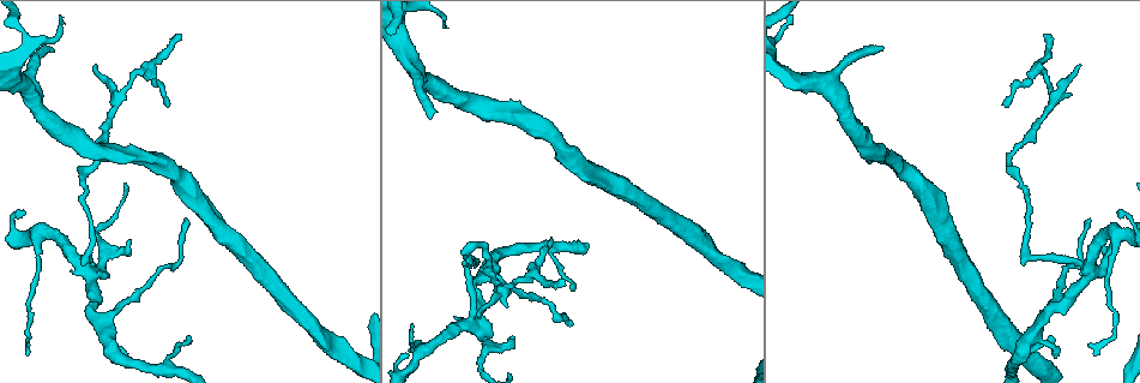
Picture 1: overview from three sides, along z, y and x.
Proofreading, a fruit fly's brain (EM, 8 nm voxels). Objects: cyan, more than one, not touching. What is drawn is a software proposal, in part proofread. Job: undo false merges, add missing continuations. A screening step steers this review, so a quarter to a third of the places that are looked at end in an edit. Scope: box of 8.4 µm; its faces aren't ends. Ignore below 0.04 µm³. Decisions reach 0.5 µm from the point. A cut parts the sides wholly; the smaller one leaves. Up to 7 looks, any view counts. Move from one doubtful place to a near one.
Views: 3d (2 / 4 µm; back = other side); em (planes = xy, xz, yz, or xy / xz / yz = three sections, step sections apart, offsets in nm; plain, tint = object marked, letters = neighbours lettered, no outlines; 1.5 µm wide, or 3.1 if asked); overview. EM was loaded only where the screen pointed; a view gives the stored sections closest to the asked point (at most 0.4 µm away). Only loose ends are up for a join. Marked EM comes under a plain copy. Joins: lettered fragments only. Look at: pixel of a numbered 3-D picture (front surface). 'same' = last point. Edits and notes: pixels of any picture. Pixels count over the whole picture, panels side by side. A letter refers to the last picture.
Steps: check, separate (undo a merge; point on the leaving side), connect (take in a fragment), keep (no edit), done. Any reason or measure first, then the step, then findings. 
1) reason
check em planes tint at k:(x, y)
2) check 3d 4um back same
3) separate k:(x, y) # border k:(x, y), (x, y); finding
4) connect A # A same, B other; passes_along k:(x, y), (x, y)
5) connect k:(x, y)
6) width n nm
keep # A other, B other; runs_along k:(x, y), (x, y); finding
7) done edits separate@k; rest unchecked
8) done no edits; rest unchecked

thin end
check em xz step 8 tint at 1:(1004, 104)

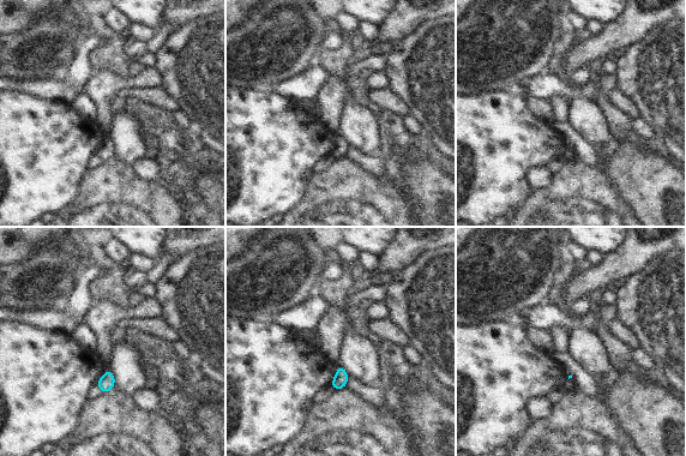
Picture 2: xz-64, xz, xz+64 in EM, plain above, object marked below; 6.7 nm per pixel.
another direction
check em planes letters same

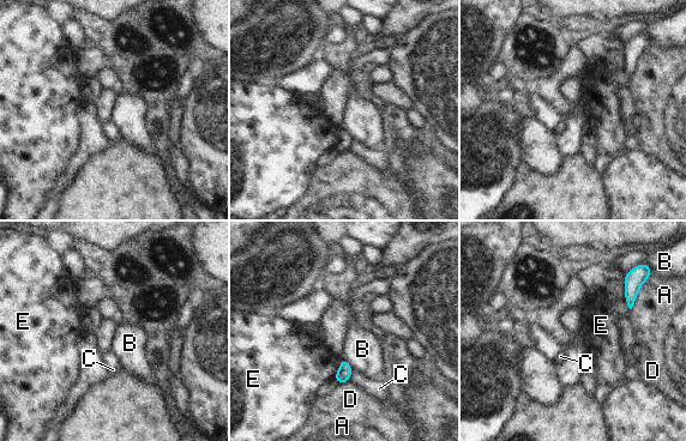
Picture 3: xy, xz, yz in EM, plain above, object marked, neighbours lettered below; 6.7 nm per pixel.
keep # A other, B other, C other, D other, E other; border 3:(353, 370), (348, 380); none of them fits

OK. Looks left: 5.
free end
check em planes letters at 1:(883, 48)

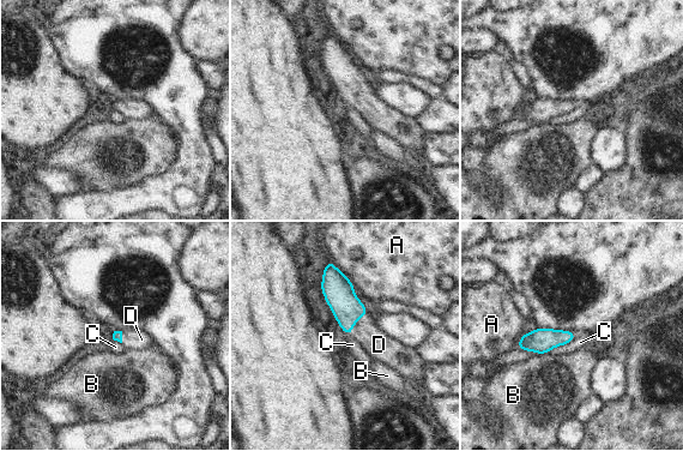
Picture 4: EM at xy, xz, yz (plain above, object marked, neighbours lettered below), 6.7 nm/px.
connect D # A other, B other, C other, D same; passes_along 4:(338, 290), (356, 322), (381, 347); the cell continues

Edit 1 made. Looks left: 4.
redraw
check overview

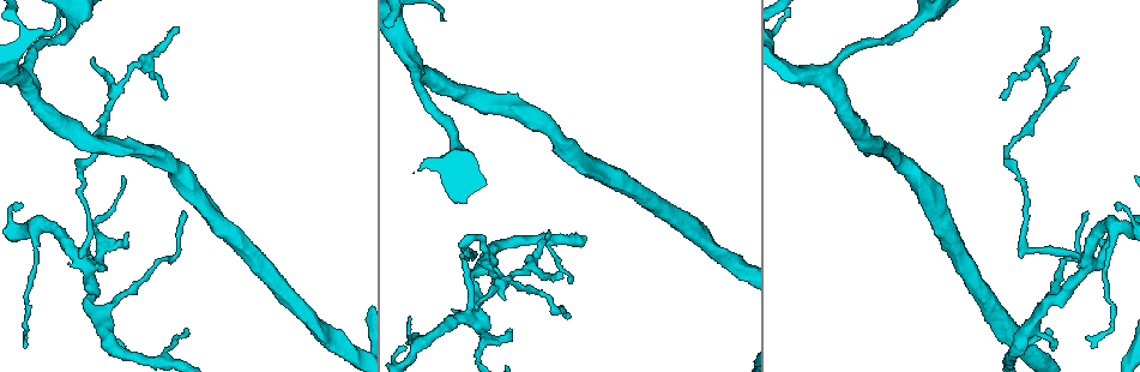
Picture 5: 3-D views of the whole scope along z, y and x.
long arm stops here
check 3d 4um at 5:(409, 317)

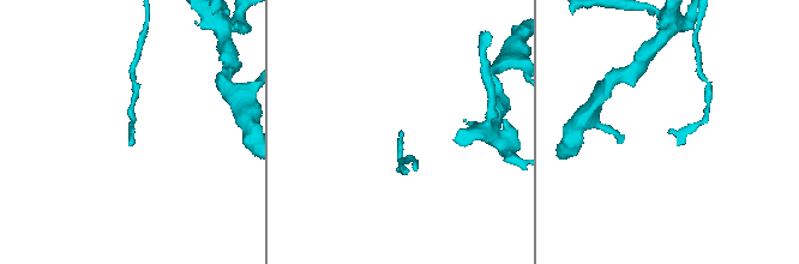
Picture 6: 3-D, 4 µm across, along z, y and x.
check em planes letters at 6:(132, 134)

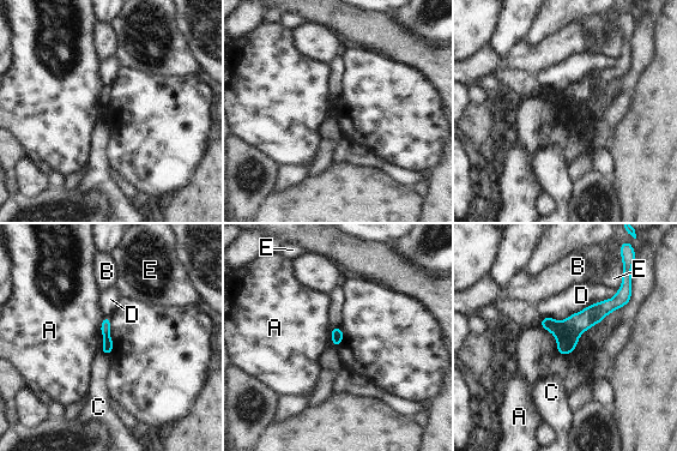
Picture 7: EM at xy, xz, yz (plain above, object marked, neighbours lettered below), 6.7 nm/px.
longest_contact D 550 nm
keep # A other, B other, C other, D other, E other; runs_along 7:(627, 290), (573, 326), (543, 324); none of them fits

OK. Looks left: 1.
done edits connect@4; rest unchecked

